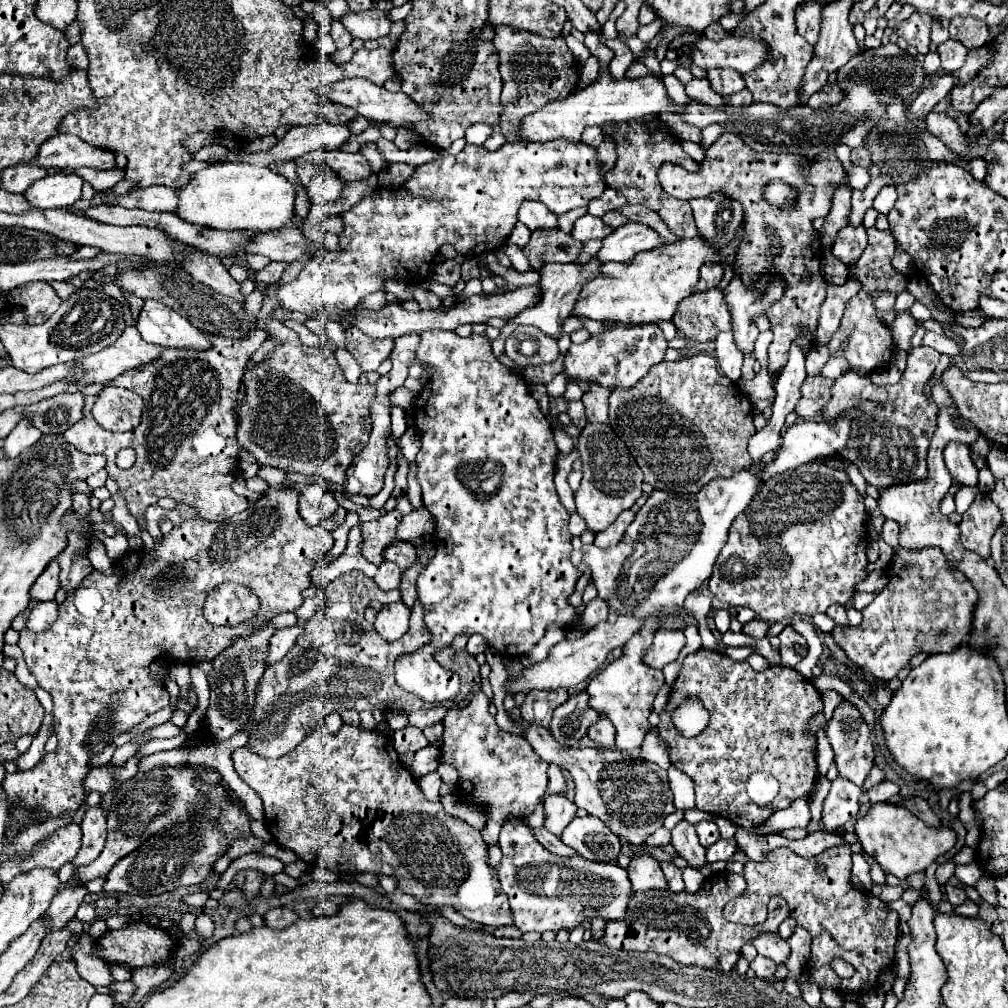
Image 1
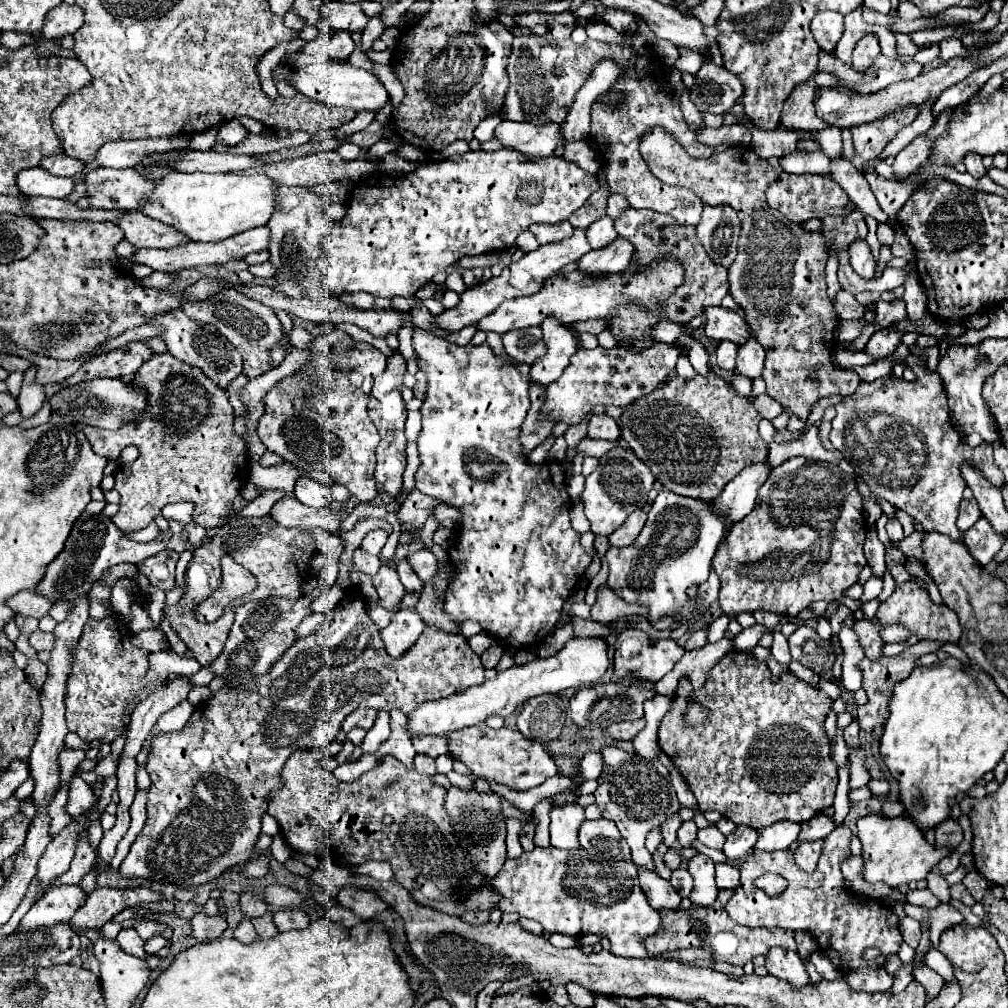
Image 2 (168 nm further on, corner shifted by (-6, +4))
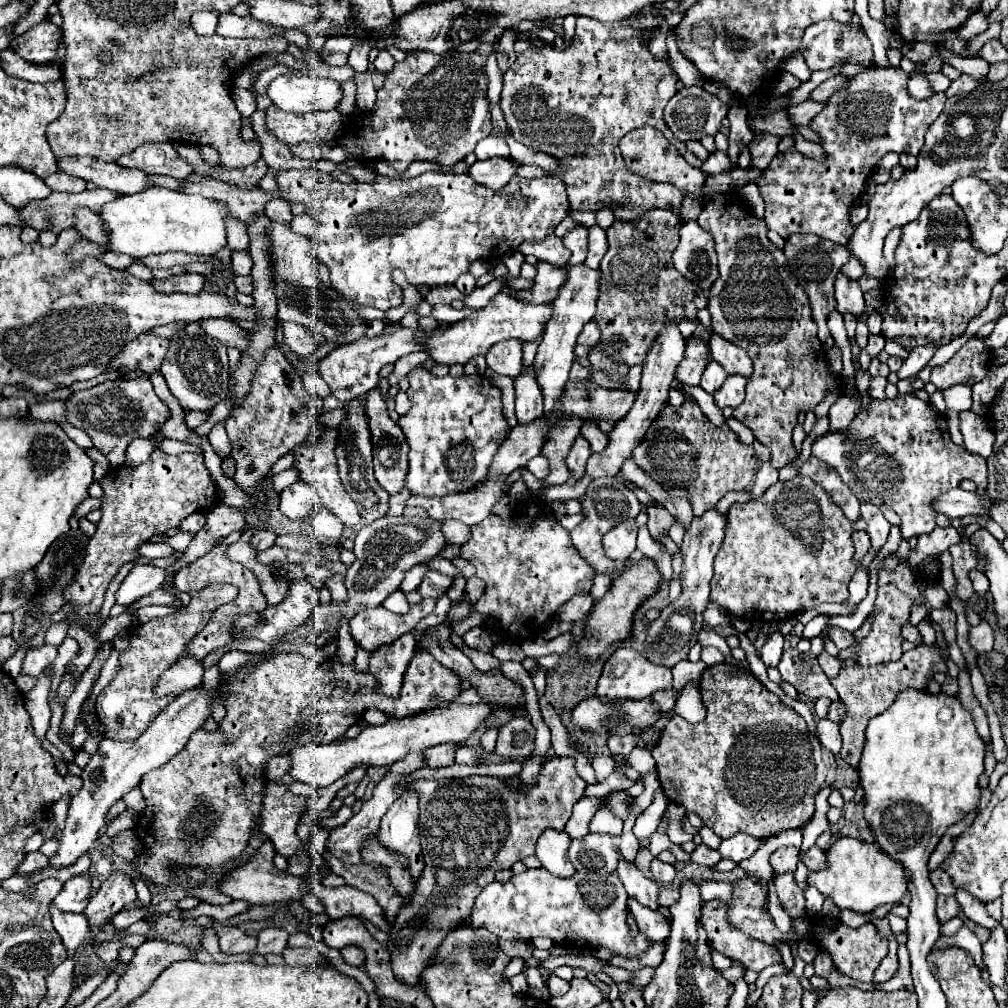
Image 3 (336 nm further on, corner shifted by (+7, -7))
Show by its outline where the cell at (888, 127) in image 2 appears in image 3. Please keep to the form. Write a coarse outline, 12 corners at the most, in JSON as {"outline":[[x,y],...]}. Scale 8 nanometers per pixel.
{"outline":[[870,67],[810,123],[828,157],[756,179],[768,229],[838,245],[890,151],[918,155],[946,93]]}

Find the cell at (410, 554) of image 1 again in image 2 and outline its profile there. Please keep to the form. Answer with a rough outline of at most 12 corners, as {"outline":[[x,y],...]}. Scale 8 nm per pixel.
{"outline":[[427,548],[409,554],[413,572],[423,582],[437,572],[437,558]]}

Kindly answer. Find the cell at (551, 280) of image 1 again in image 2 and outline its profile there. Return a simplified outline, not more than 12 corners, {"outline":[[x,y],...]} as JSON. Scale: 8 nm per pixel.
{"outline":[[553,316],[541,330],[549,350],[531,380],[549,386],[563,374],[577,338]]}

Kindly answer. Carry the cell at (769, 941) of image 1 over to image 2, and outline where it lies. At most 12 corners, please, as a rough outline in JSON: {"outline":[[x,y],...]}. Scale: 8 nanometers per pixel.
{"outline":[[771,948],[765,968],[771,976],[809,984],[809,974],[797,952]]}

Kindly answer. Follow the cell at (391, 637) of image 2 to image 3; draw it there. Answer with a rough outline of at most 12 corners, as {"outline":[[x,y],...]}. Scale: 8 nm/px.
{"outline":[[412,633],[380,647],[370,673],[382,695],[396,697],[416,653]]}

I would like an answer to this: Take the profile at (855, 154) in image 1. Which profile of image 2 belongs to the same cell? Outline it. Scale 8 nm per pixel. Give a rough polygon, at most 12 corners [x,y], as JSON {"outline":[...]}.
{"outline":[[848,128],[842,130],[843,154],[852,160],[855,149]]}

